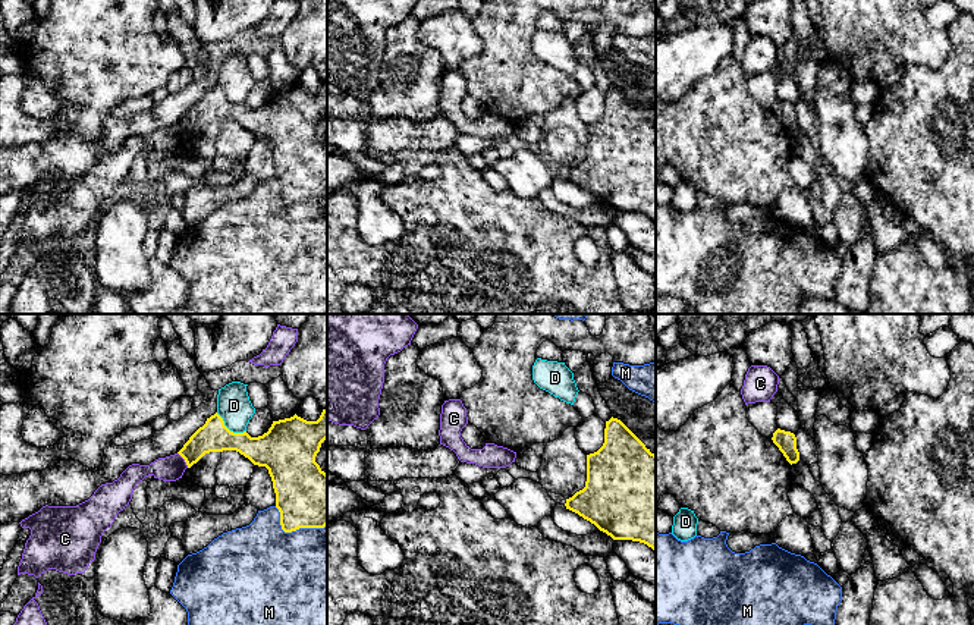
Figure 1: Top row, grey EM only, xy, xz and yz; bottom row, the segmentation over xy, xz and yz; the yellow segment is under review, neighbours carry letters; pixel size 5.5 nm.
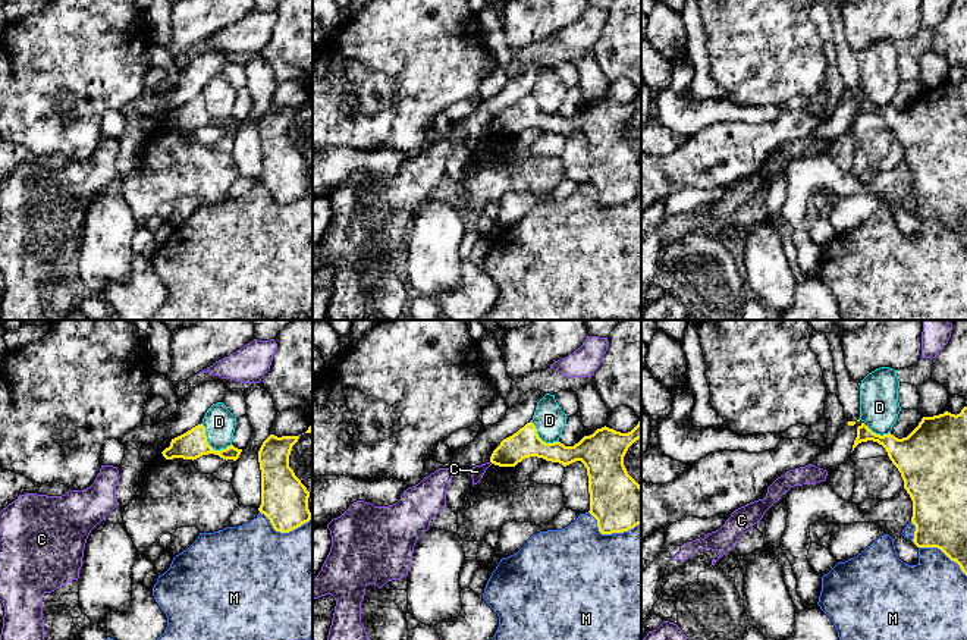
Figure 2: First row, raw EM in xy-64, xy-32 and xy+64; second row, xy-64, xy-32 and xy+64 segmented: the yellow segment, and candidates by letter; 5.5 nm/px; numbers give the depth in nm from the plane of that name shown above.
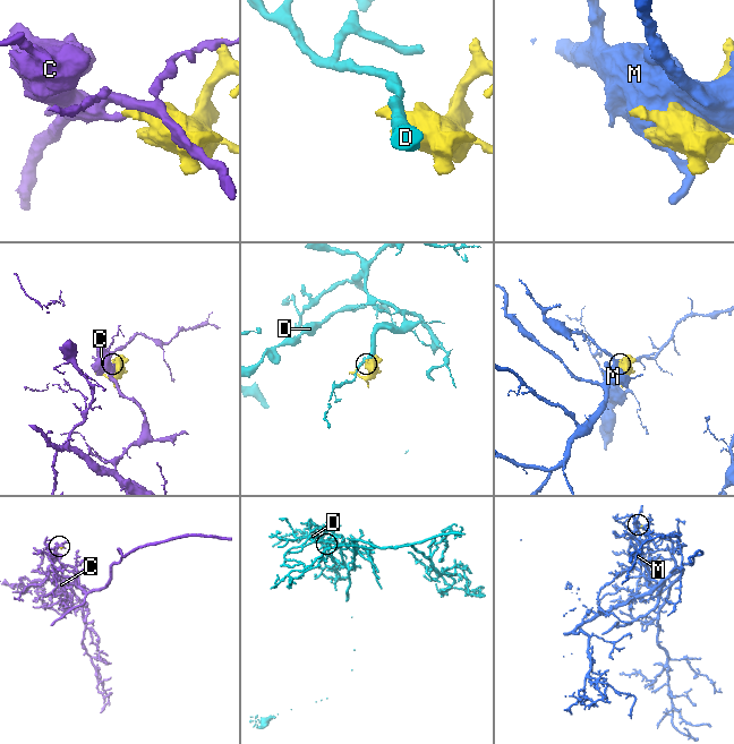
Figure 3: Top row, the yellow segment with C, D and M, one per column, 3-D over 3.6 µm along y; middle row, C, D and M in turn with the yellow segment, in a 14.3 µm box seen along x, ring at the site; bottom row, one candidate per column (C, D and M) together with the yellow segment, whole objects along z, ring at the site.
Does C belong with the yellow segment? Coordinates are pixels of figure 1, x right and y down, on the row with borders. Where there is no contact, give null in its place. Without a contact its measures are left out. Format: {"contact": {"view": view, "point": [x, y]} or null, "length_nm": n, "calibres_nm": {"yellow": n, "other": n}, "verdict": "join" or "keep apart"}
{"contact": {"view": "xy", "point": [184, 458]}, "length_nm": 110, "calibres_nm": {"yellow": 170, "other": 140}, "verdict": "keep apart"}

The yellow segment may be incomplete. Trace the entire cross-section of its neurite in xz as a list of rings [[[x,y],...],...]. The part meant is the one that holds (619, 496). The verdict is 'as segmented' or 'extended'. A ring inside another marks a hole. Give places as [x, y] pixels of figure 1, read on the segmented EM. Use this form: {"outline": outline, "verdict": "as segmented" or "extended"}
{"outline": [[[612,417],[603,446],[587,455],[585,487],[565,506],[613,540],[640,541],[656,552],[656,455]]], "verdict": "as segmented"}

